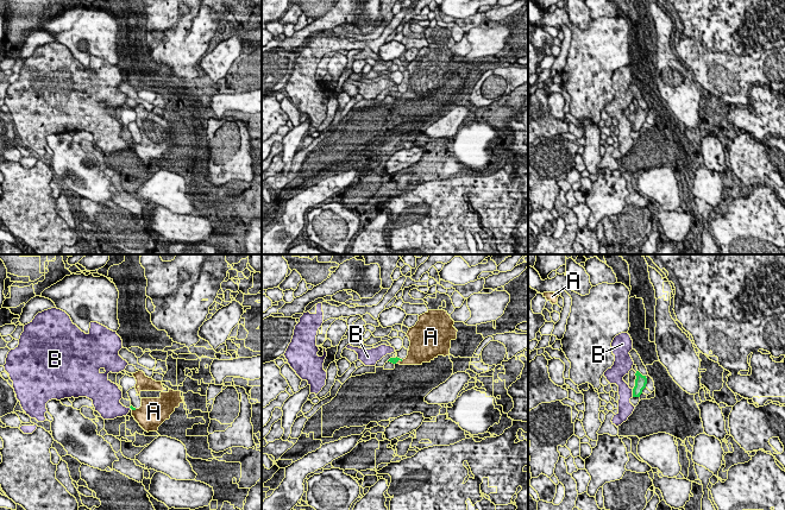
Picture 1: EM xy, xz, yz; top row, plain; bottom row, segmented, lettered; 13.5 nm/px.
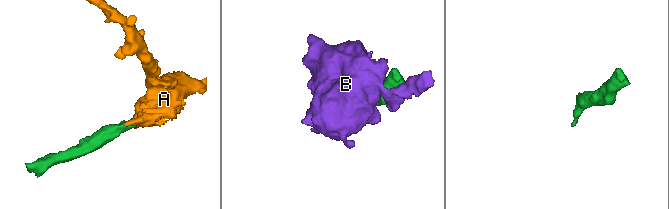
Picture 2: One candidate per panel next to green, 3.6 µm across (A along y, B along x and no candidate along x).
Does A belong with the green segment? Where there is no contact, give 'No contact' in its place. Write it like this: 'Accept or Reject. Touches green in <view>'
Accept. Touches green in xz

